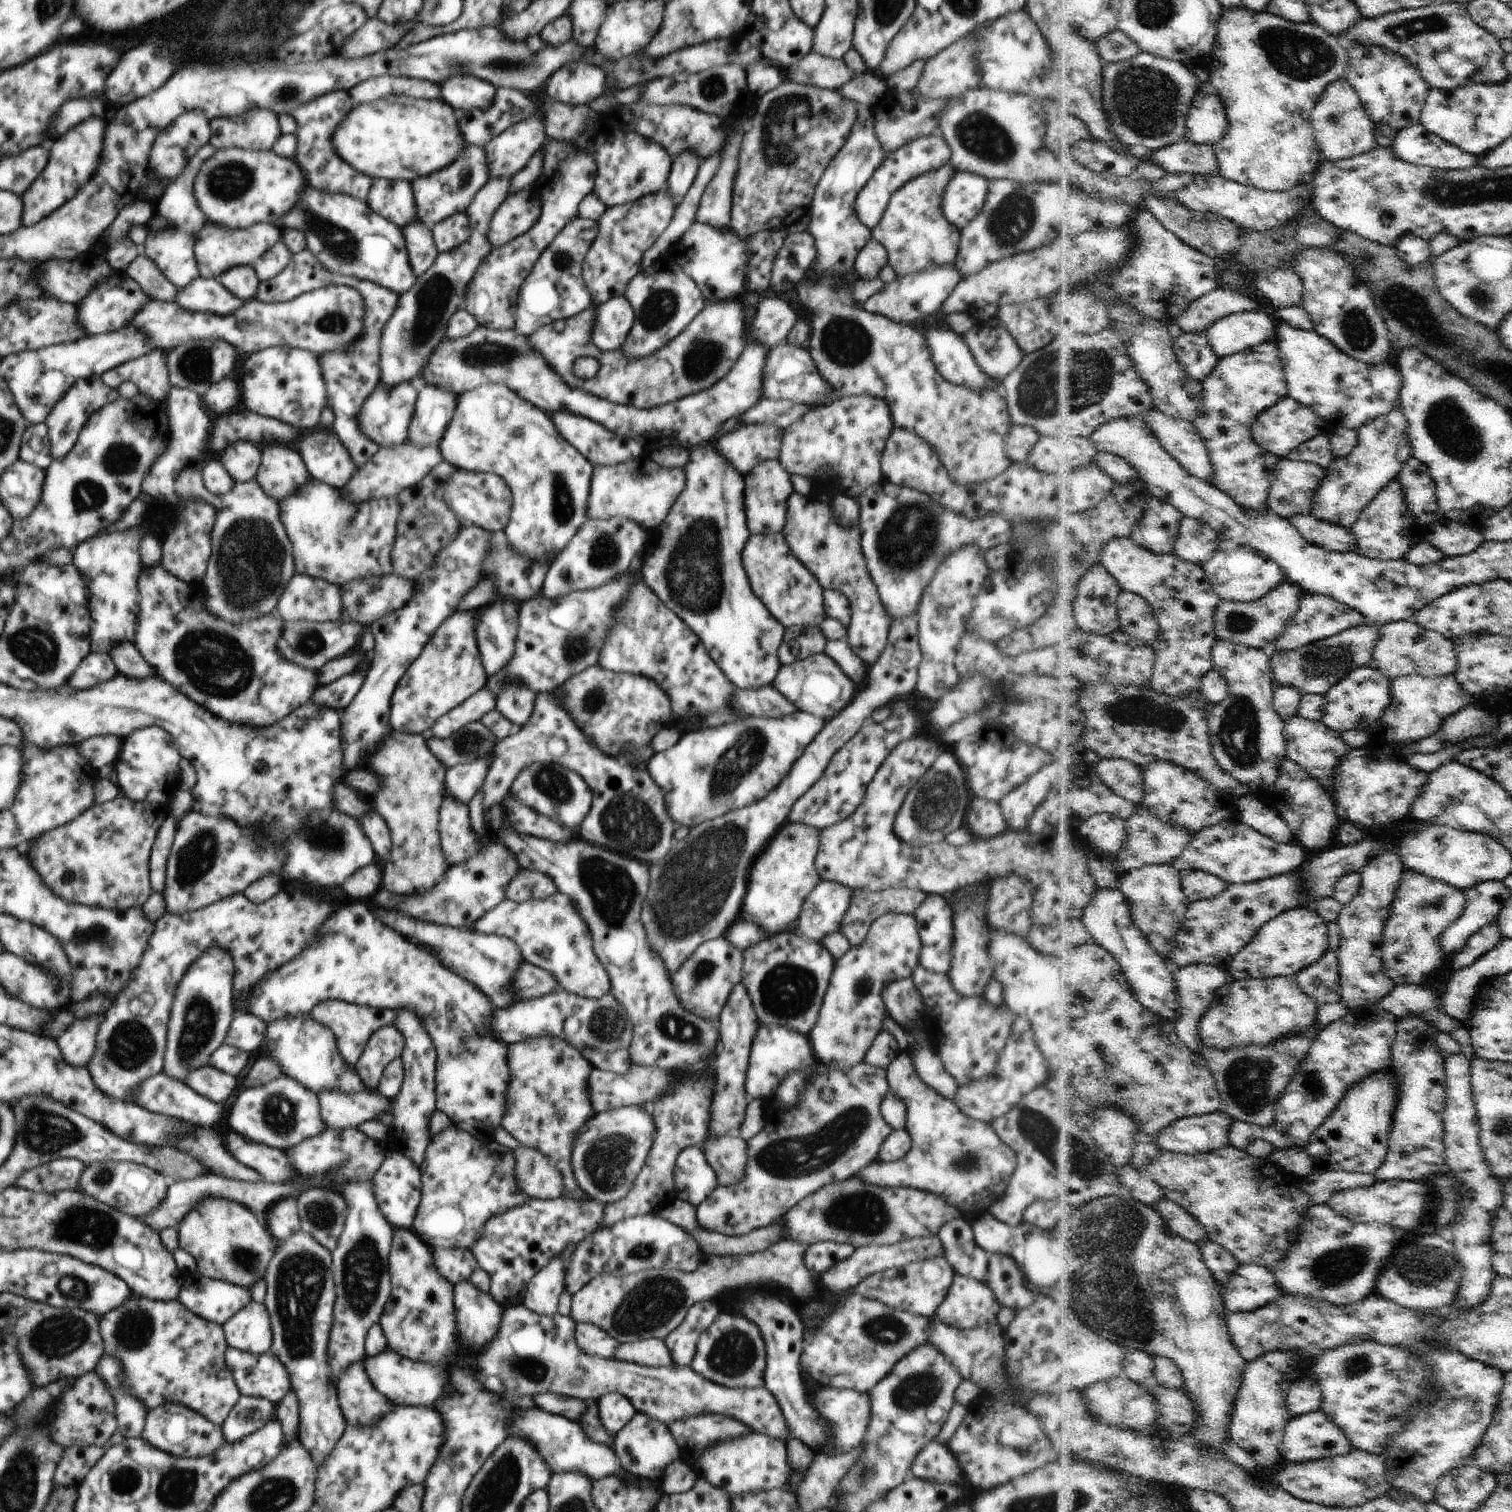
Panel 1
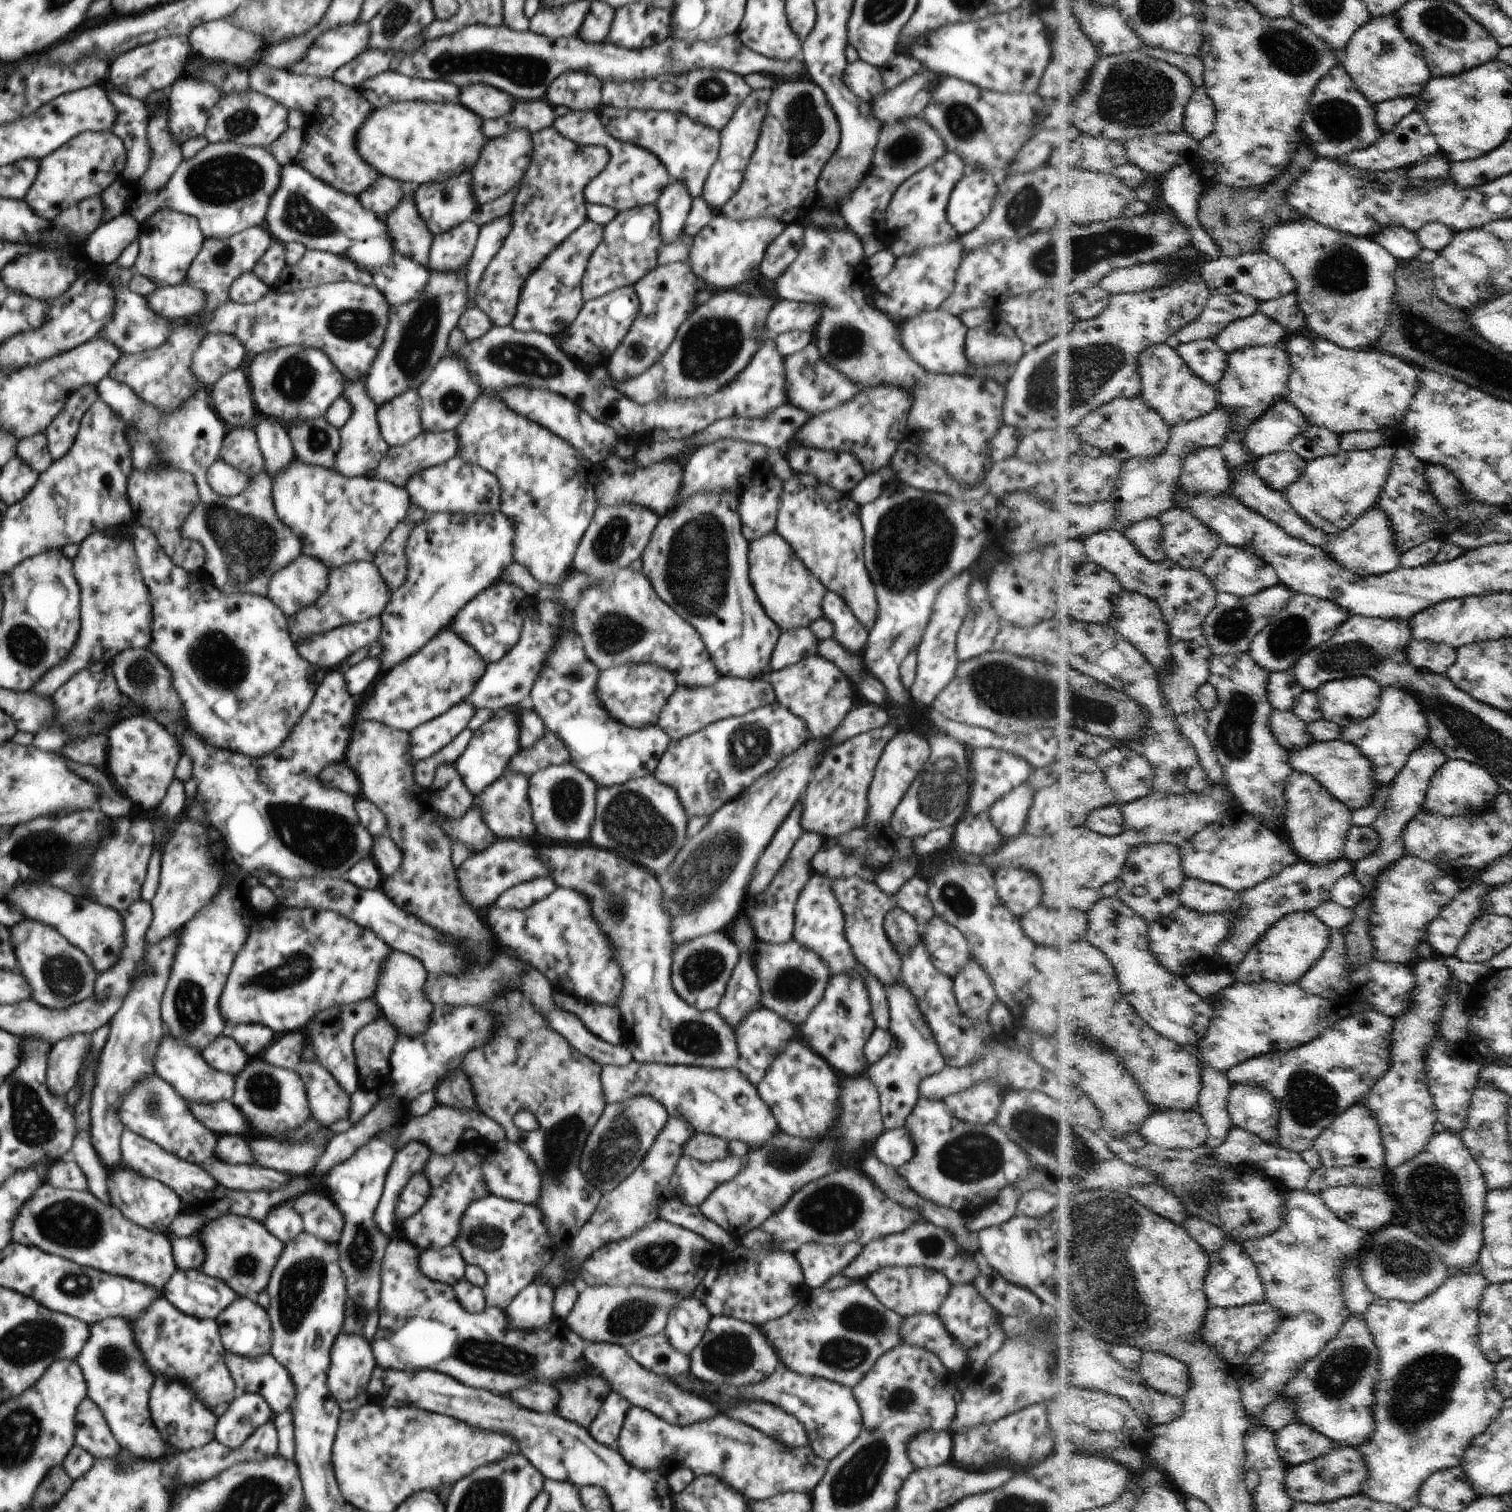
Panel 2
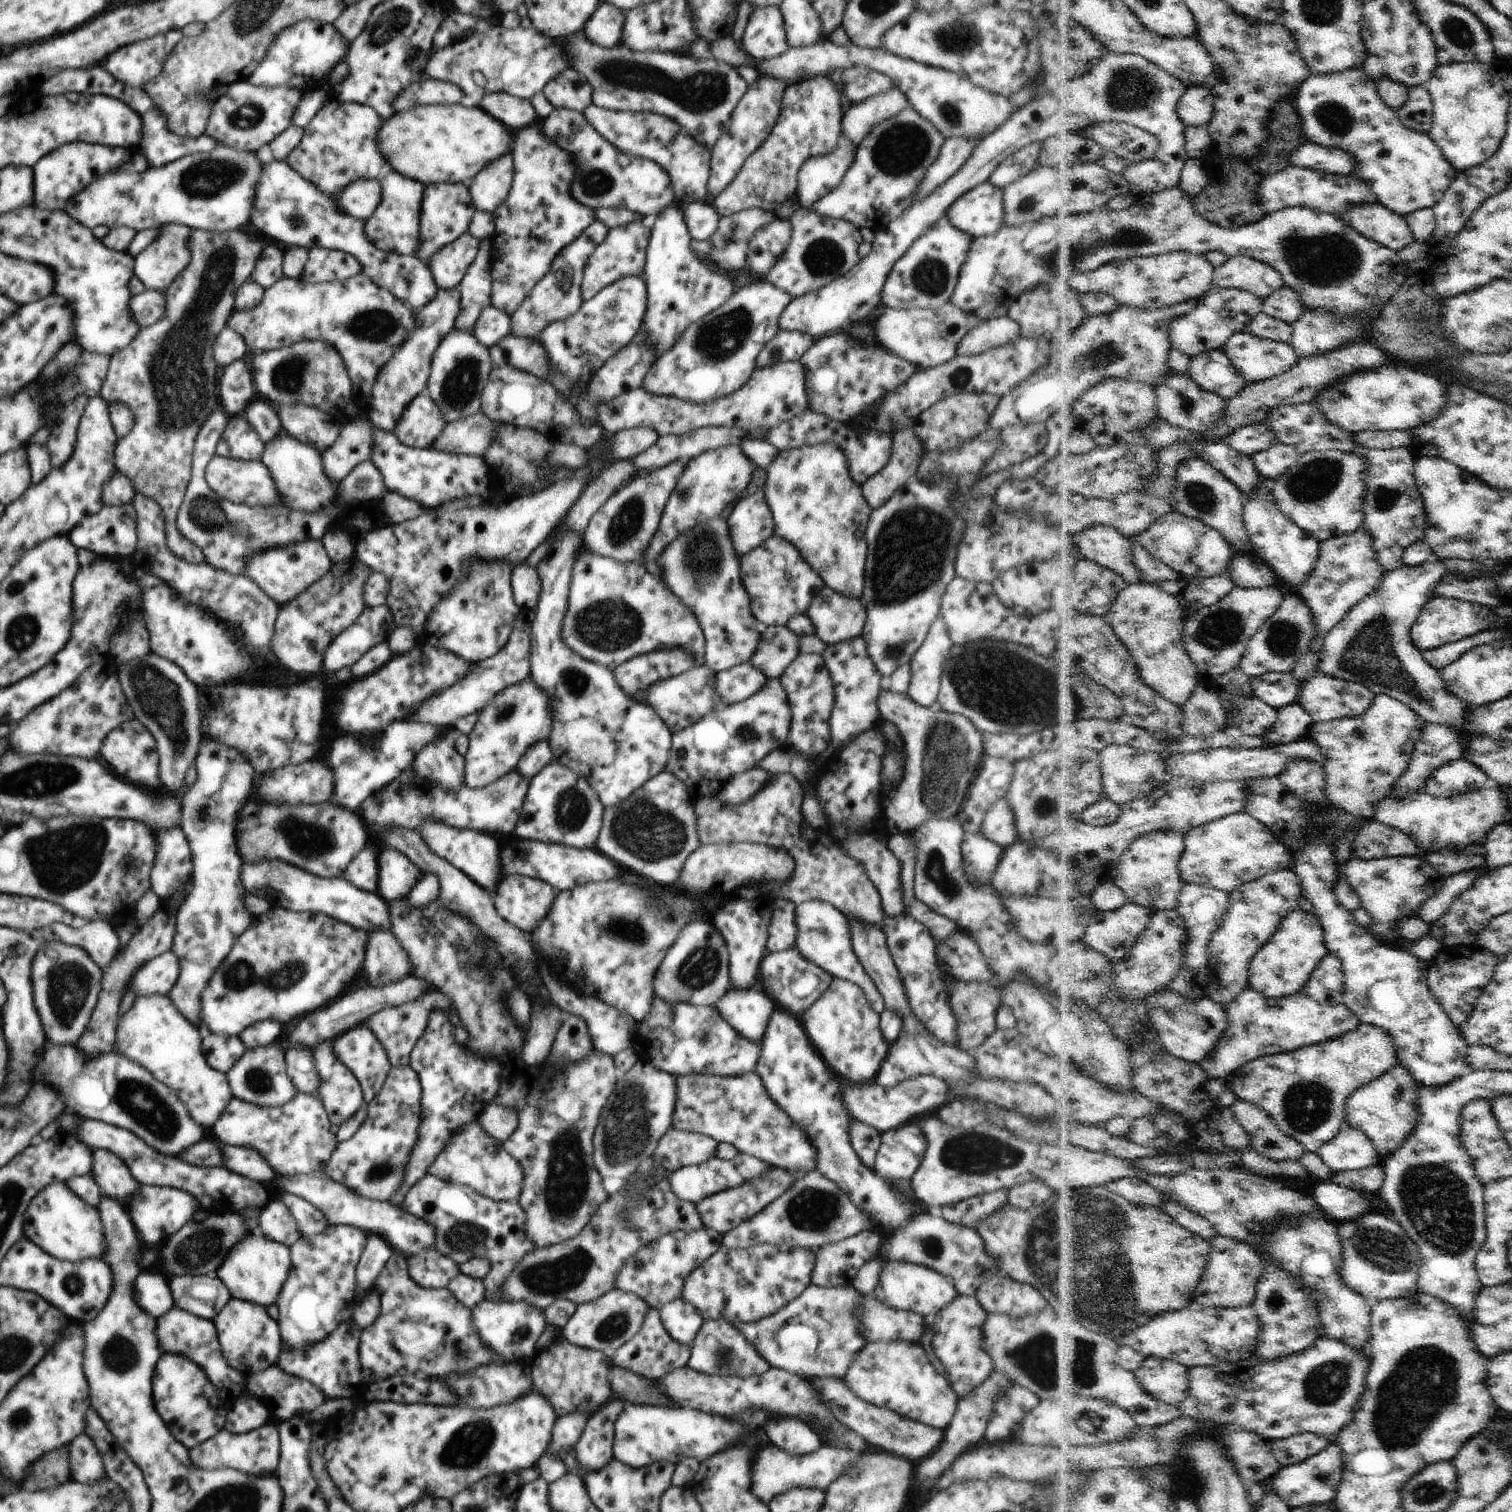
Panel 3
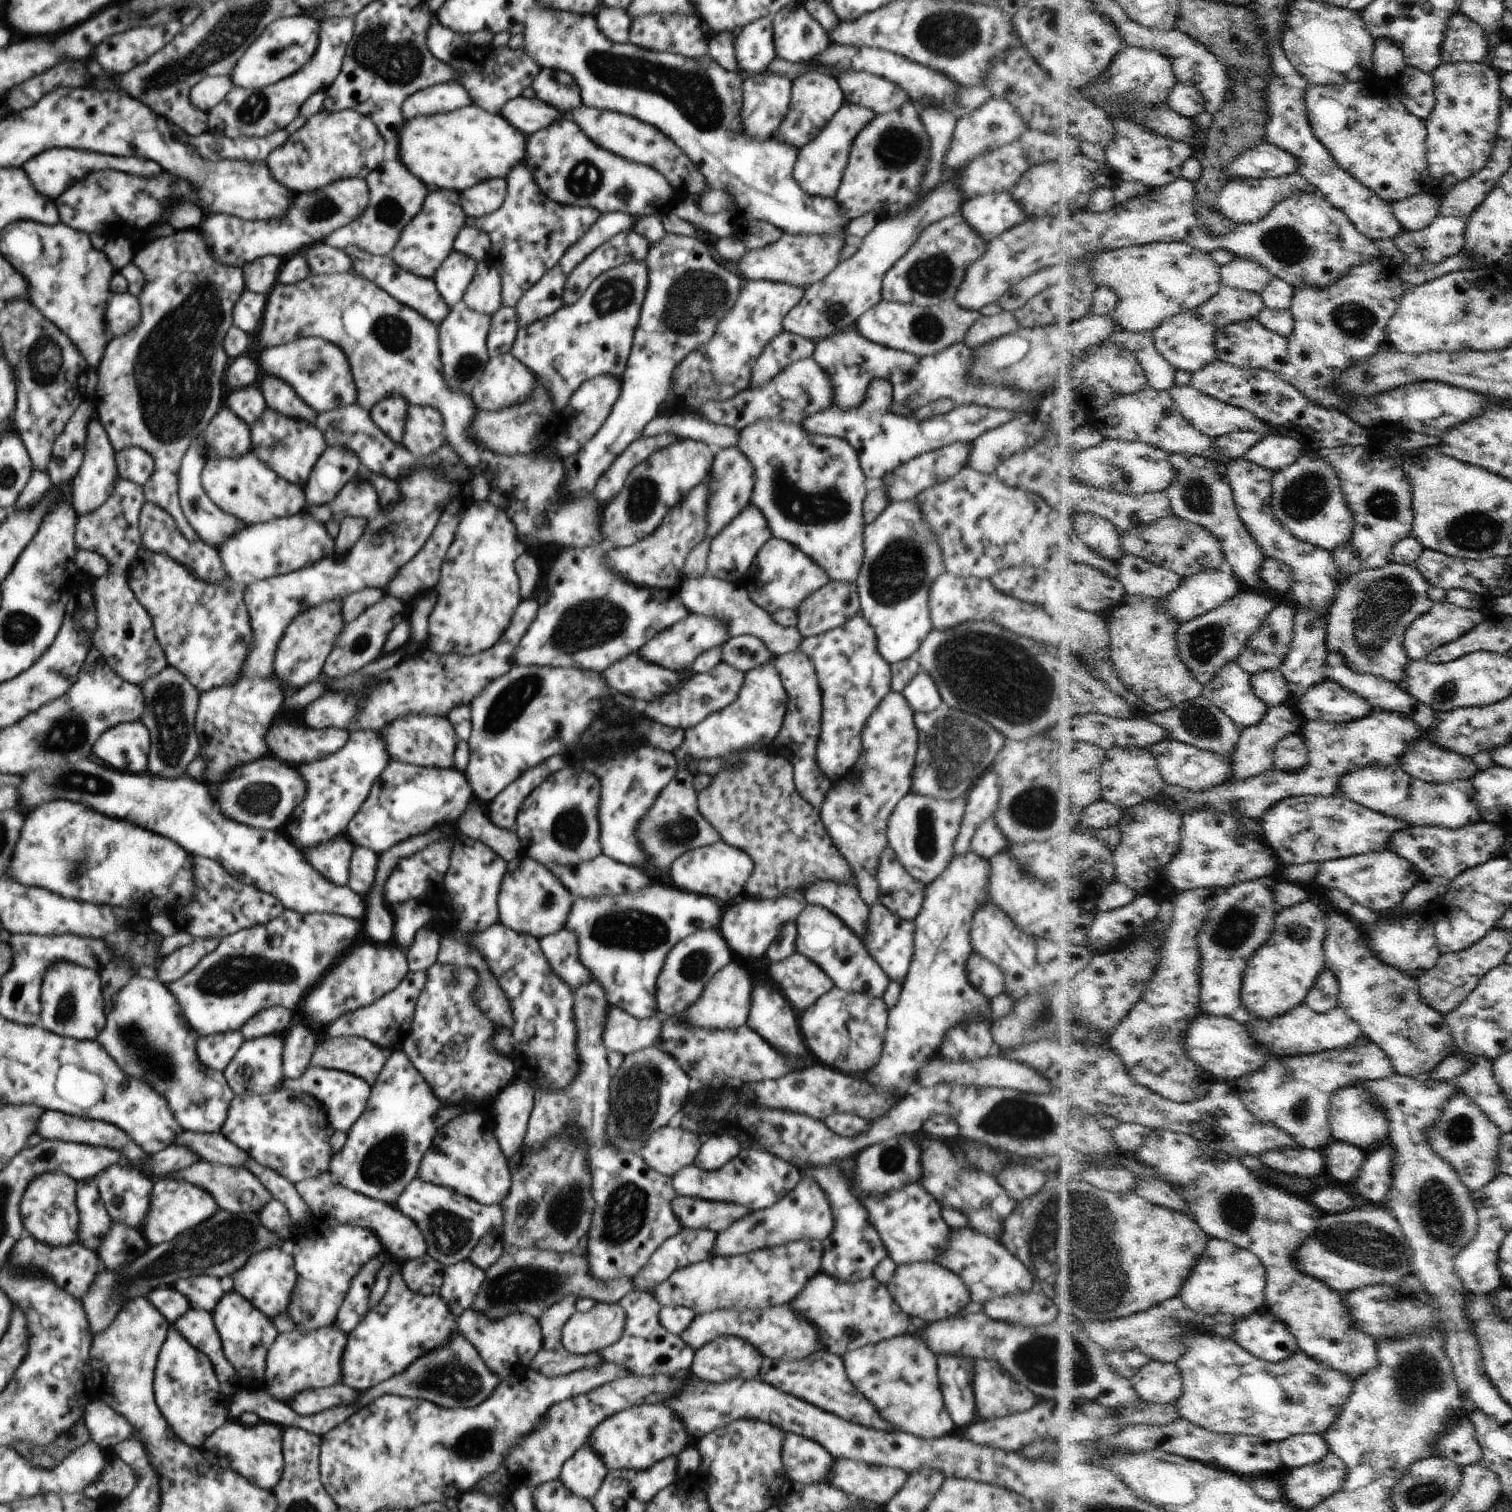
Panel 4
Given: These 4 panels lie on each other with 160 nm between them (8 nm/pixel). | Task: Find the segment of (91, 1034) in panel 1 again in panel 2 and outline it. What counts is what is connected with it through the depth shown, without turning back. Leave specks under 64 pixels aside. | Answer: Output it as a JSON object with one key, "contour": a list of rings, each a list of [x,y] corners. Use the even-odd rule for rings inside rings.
{"contour":[[[71,1034],[51,1046],[48,1057],[48,1086],[56,1094],[66,1095],[74,1086],[83,1062],[91,1048],[88,1034]]]}

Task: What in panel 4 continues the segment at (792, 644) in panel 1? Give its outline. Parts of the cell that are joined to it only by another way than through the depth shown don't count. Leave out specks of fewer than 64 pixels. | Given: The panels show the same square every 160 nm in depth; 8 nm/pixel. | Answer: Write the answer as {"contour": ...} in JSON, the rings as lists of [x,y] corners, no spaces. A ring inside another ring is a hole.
{"contour":[[[754,635],[729,637],[721,647],[722,662],[743,671],[773,664],[777,657],[776,652],[773,653],[760,637]]]}

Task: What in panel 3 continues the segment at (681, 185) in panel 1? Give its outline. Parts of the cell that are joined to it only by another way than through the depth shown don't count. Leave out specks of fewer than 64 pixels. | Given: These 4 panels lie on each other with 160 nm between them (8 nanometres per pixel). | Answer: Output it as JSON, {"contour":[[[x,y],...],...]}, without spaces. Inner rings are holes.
{"contour":[[[675,198],[656,215],[647,246],[643,279],[647,286],[648,318],[640,327],[638,337],[655,350],[657,358],[676,344],[686,327],[722,306],[734,292],[732,282],[724,273],[716,272],[708,262],[700,260],[690,250],[692,238],[685,223],[684,205]]]}

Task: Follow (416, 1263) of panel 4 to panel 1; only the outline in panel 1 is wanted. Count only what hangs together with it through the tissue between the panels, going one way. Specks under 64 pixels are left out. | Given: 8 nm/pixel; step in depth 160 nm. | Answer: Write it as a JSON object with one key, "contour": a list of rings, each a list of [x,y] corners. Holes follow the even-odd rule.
{"contour":[[[436,1247],[432,1251],[438,1272],[453,1285],[468,1281],[474,1270],[478,1268],[476,1257],[470,1249]]]}

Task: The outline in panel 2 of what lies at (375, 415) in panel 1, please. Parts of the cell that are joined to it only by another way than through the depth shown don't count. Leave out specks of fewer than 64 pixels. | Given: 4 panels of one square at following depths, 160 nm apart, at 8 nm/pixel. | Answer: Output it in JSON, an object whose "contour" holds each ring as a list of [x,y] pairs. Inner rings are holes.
{"contour":[[[408,389],[377,408],[377,421],[389,447],[402,446],[422,431],[418,391]]]}

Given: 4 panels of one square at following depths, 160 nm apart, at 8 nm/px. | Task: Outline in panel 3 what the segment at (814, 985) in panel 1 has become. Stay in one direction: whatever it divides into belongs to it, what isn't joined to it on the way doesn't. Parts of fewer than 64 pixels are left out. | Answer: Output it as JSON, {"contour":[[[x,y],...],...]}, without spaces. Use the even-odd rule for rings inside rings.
{"contour":[[[795,946],[785,951],[767,953],[760,963],[758,978],[760,980],[759,986],[761,986],[764,992],[773,1000],[776,1007],[782,1008],[788,1011],[791,1015],[798,1017],[805,1010],[808,1010],[808,1007],[812,1006],[814,1001],[822,996],[823,992],[828,990],[830,983],[833,981],[833,976],[829,972],[822,970],[813,962],[806,960]],[[798,972],[814,974],[816,980],[818,980],[818,986],[814,988],[814,992],[812,992],[808,998],[802,998],[802,996],[798,998],[798,996],[794,996],[794,994],[788,994],[788,984],[798,982]]]}

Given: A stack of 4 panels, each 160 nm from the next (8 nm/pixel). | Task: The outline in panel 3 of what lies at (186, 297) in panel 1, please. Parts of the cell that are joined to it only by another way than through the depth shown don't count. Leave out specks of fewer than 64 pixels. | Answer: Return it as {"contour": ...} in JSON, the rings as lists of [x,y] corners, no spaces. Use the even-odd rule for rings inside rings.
{"contour":[[[146,289],[142,294],[132,296],[129,307],[140,328],[153,325],[164,316],[165,294],[163,291]]]}

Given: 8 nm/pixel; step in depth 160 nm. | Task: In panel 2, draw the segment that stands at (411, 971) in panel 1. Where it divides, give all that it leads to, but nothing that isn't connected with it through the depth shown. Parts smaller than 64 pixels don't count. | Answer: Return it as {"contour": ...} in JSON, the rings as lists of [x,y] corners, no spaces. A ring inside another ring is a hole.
{"contour":[[[278,907],[280,916],[270,914],[260,928],[254,924],[249,930],[248,940],[234,959],[231,973],[224,985],[219,1009],[228,1026],[257,1024],[278,1032],[304,1032],[309,1020],[317,1013],[338,1005],[352,1005],[374,996],[378,988],[378,976],[382,962],[390,956],[392,948],[374,936],[370,930],[358,926],[350,918],[342,918],[331,910]],[[462,1070],[450,1072],[436,1088],[436,1102],[450,1108],[458,1108],[458,1110],[476,1108],[470,1078]]]}

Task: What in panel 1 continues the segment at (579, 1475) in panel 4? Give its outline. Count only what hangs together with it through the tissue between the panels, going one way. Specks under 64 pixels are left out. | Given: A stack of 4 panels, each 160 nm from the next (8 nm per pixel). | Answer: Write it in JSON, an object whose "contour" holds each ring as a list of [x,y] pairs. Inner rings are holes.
{"contour":[[[608,1393],[601,1396],[597,1407],[602,1424],[607,1432],[614,1436],[637,1413],[631,1402],[620,1393]]]}

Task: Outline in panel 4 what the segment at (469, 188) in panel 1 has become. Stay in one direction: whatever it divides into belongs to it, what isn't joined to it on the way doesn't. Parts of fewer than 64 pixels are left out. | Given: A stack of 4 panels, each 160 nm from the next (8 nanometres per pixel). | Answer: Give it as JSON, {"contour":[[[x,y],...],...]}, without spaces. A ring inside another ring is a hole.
{"contour":[[[431,188],[418,214],[404,227],[390,256],[400,268],[413,275],[432,279],[444,259],[453,251],[454,241],[467,218],[460,204],[460,192]]]}

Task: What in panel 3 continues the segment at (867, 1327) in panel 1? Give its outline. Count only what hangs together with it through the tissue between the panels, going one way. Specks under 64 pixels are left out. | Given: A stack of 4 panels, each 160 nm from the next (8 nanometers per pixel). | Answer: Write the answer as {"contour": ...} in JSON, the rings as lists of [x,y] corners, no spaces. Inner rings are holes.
{"contour":[[[810,1283],[809,1286],[800,1298],[790,1302],[786,1308],[778,1310],[774,1316],[749,1323],[734,1321],[732,1324],[766,1358],[771,1367],[787,1370],[806,1379],[843,1380],[853,1360],[868,1344],[859,1333],[859,1324],[855,1321],[855,1313],[864,1295],[852,1285],[822,1288]],[[786,1334],[798,1340],[782,1344],[780,1336],[788,1338]]]}

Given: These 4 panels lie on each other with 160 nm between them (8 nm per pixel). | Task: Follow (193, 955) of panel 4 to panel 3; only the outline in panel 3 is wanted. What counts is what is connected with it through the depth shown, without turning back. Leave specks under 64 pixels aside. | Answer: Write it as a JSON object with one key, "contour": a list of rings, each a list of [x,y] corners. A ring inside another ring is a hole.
{"contour":[[[170,951],[146,961],[132,976],[128,988],[136,994],[166,995],[180,972],[178,957]]]}

